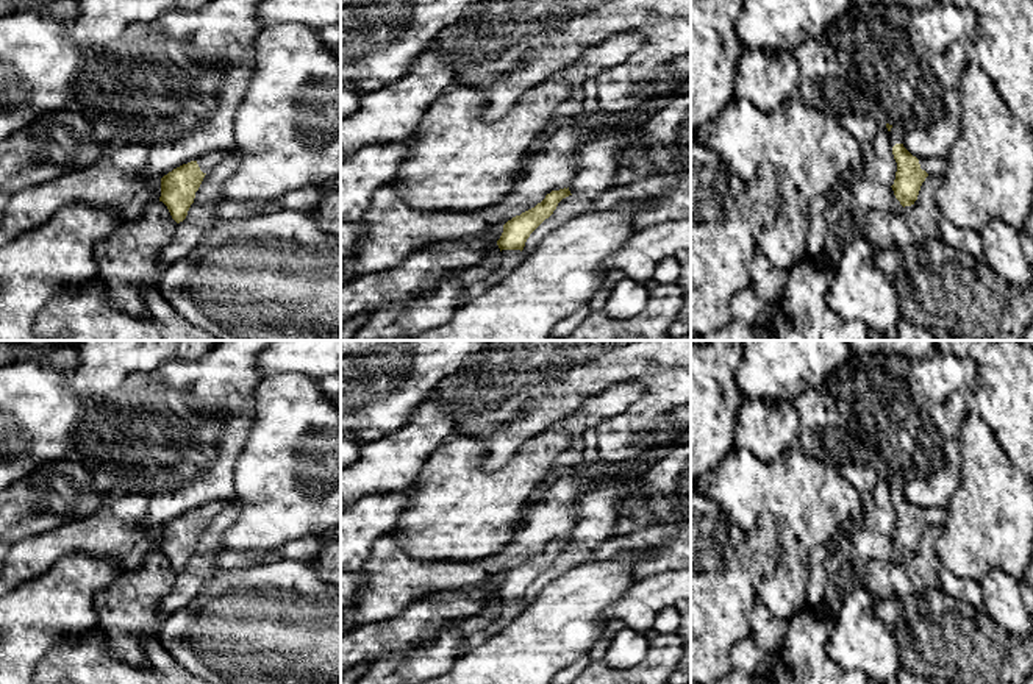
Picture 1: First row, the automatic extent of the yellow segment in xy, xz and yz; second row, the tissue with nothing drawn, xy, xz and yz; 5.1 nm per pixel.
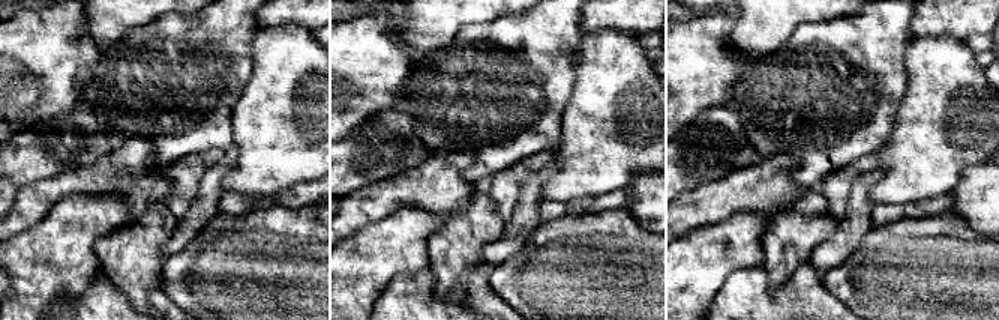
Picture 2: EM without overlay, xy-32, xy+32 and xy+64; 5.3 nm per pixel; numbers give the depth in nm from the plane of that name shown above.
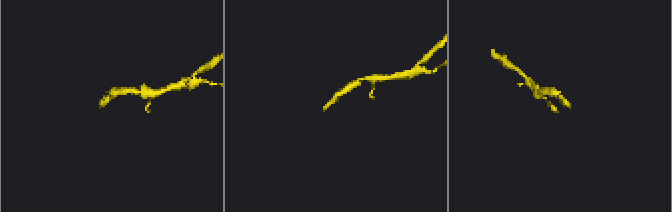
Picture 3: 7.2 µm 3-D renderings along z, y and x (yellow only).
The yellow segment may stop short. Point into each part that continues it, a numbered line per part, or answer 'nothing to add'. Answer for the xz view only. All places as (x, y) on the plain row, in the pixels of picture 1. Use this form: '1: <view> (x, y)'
1: xz (510, 609)

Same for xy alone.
1: xy (210, 511)

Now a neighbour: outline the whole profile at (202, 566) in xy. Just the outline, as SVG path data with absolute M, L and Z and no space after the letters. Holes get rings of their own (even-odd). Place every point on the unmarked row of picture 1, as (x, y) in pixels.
M233 501L214 520L205 525L186 568L178 573L172 592L156 604L158 612L164 618L186 607L216 575L217 559L223 551L220 537L233 525L239 509L241 504Z

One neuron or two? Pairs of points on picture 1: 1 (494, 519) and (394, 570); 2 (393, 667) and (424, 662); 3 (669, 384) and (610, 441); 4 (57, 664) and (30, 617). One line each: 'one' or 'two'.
1: two
2: one
3: one
4: two

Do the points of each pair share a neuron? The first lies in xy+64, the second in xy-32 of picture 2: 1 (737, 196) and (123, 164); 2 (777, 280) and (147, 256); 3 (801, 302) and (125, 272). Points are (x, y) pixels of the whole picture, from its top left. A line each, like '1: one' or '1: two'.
1: one
2: one
3: two

